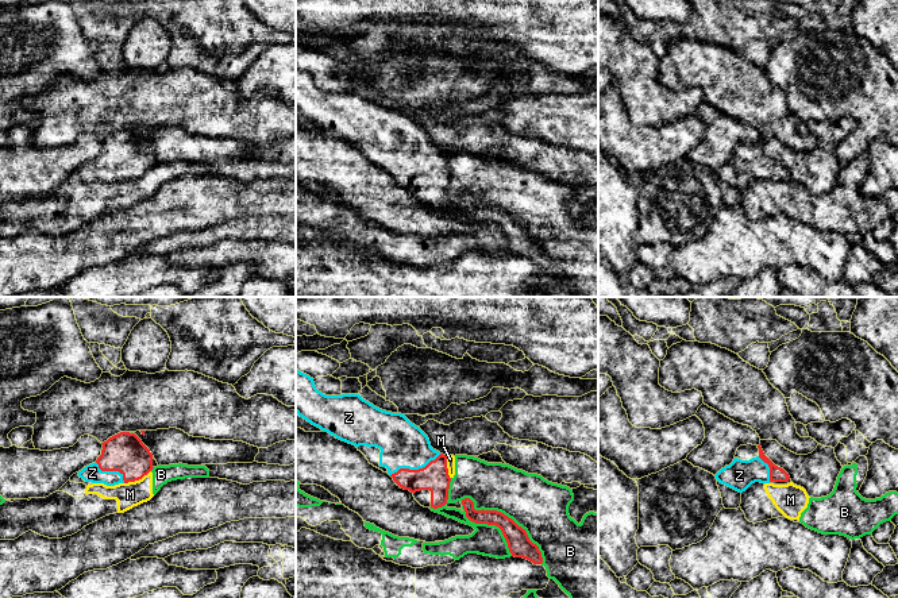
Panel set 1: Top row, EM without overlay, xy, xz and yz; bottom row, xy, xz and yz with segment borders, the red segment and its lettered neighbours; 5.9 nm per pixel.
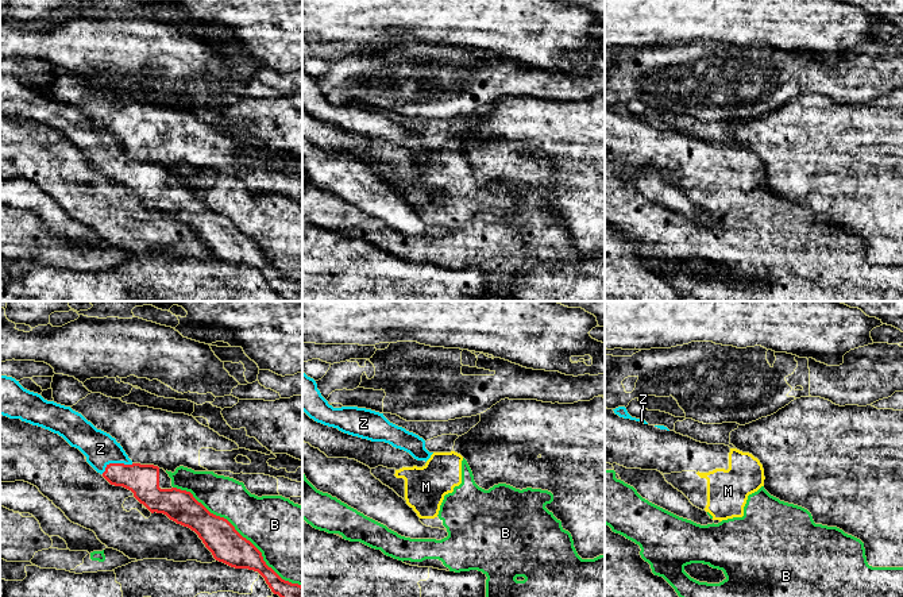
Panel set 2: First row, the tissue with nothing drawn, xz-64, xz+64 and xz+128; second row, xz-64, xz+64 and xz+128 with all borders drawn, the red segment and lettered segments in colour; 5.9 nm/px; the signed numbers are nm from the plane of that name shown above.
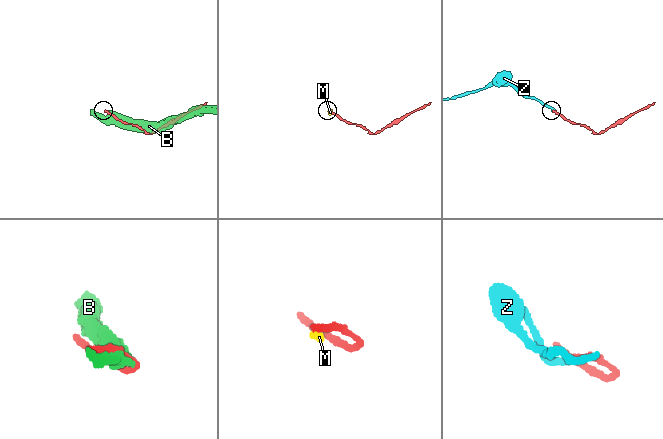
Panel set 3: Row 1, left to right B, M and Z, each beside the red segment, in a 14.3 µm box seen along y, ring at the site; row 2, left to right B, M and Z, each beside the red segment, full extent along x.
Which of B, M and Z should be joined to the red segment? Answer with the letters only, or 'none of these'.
Z

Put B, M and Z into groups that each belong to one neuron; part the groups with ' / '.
B M / Z

